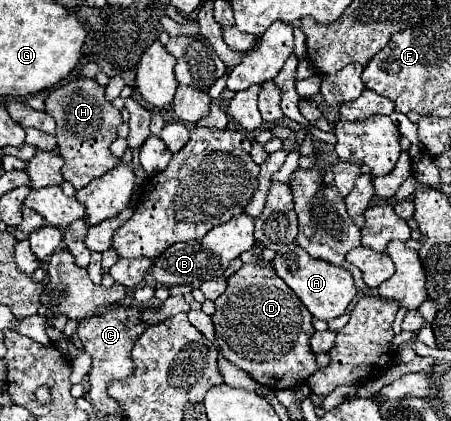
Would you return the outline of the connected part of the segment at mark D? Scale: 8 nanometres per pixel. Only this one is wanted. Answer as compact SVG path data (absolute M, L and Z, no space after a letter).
M242 265L228 279L226 291L214 303L216 313L212 321L224 359L246 371L260 385L292 389L302 385L318 369L308 345L314 333L312 315L272 267Z

